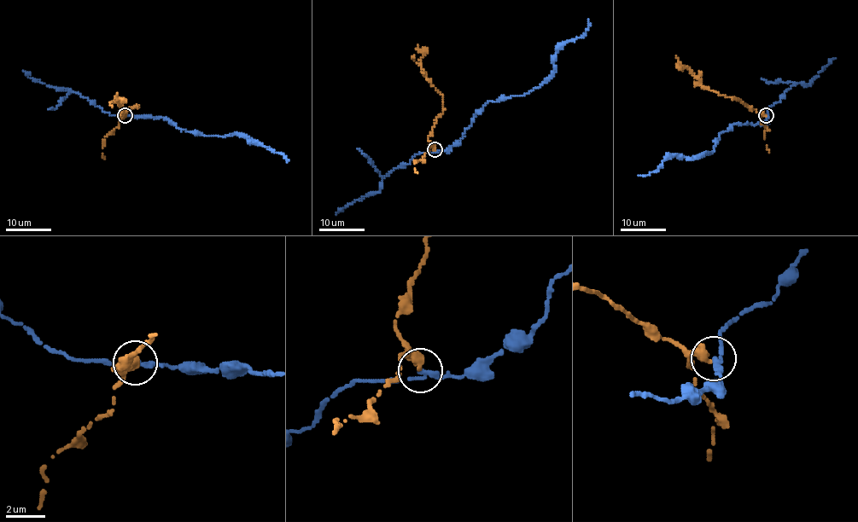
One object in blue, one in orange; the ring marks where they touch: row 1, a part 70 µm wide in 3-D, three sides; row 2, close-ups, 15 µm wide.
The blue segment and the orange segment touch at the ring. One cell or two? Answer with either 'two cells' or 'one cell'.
two cells

